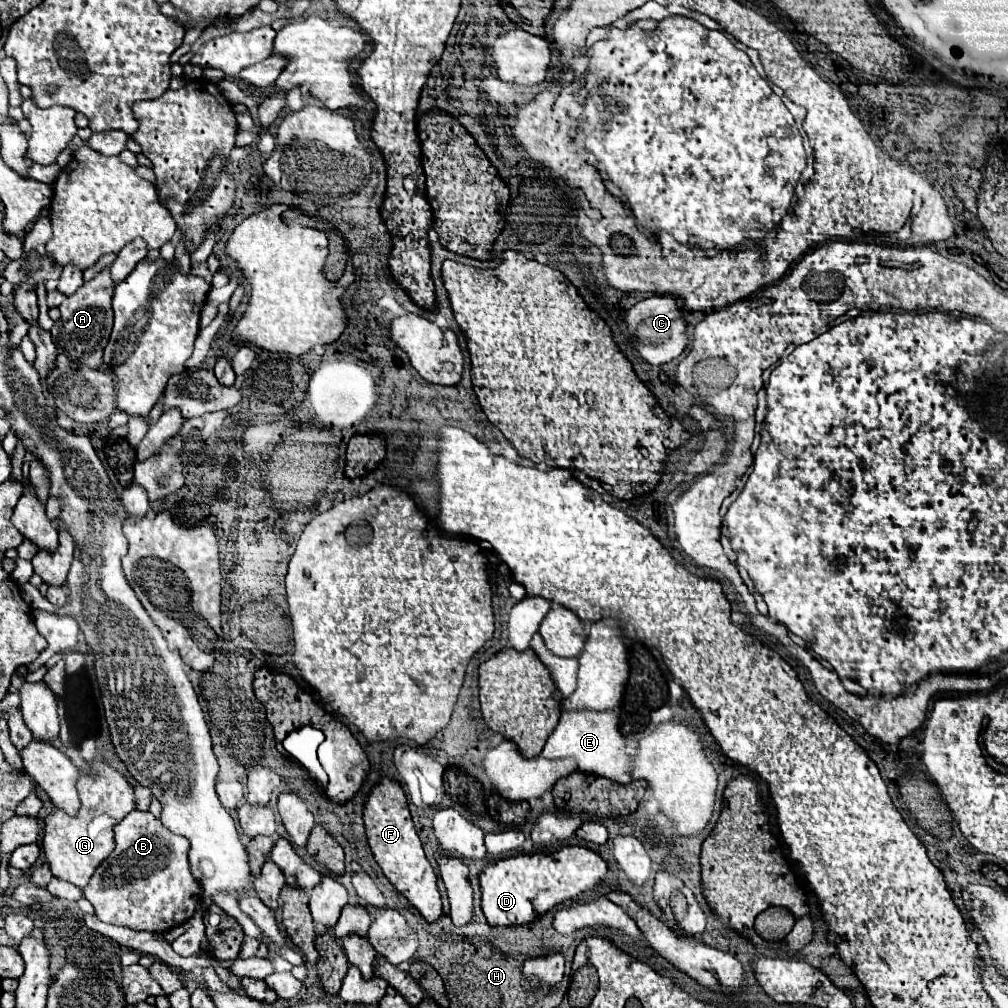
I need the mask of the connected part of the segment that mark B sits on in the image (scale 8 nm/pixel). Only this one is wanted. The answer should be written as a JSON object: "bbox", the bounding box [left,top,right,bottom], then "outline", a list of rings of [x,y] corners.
{"bbox":[84,810,202,934],"outline":[[[132,810],[122,818],[116,824],[114,834],[116,848],[100,868],[96,868],[84,888],[84,896],[94,906],[96,916],[108,924],[154,934],[164,934],[170,928],[188,922],[202,900],[200,882],[190,872],[190,842],[184,836],[170,832],[150,812],[140,810]]]}

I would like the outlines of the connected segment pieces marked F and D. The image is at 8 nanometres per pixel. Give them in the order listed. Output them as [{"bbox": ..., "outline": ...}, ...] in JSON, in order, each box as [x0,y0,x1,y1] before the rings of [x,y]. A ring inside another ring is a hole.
[{"bbox":[364,780,442,924],"outline":[[[380,780],[380,784],[374,786],[364,806],[364,824],[366,824],[368,844],[384,876],[394,884],[394,888],[402,896],[406,896],[406,900],[422,914],[422,918],[428,924],[438,922],[442,918],[442,898],[436,886],[436,874],[424,856],[422,842],[414,830],[408,812],[408,800],[398,782]]]},{"bbox":[480,846,608,926],"outline":[[[566,846],[552,854],[518,854],[490,864],[480,874],[482,912],[490,926],[524,926],[570,898],[592,894],[608,872],[606,862],[592,850]]]}]

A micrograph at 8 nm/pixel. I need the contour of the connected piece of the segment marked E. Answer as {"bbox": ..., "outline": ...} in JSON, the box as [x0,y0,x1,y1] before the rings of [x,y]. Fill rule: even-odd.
{"bbox":[542,710,632,784],"outline":[[[580,710],[580,712],[562,712],[558,726],[554,728],[554,732],[550,734],[542,754],[548,760],[556,760],[556,758],[574,758],[578,762],[578,772],[586,772],[586,774],[594,774],[594,776],[602,776],[608,778],[612,782],[618,784],[628,784],[632,778],[628,776],[630,772],[630,758],[624,752],[624,738],[618,730],[618,710],[608,710],[608,712],[592,712],[592,710]]]}

